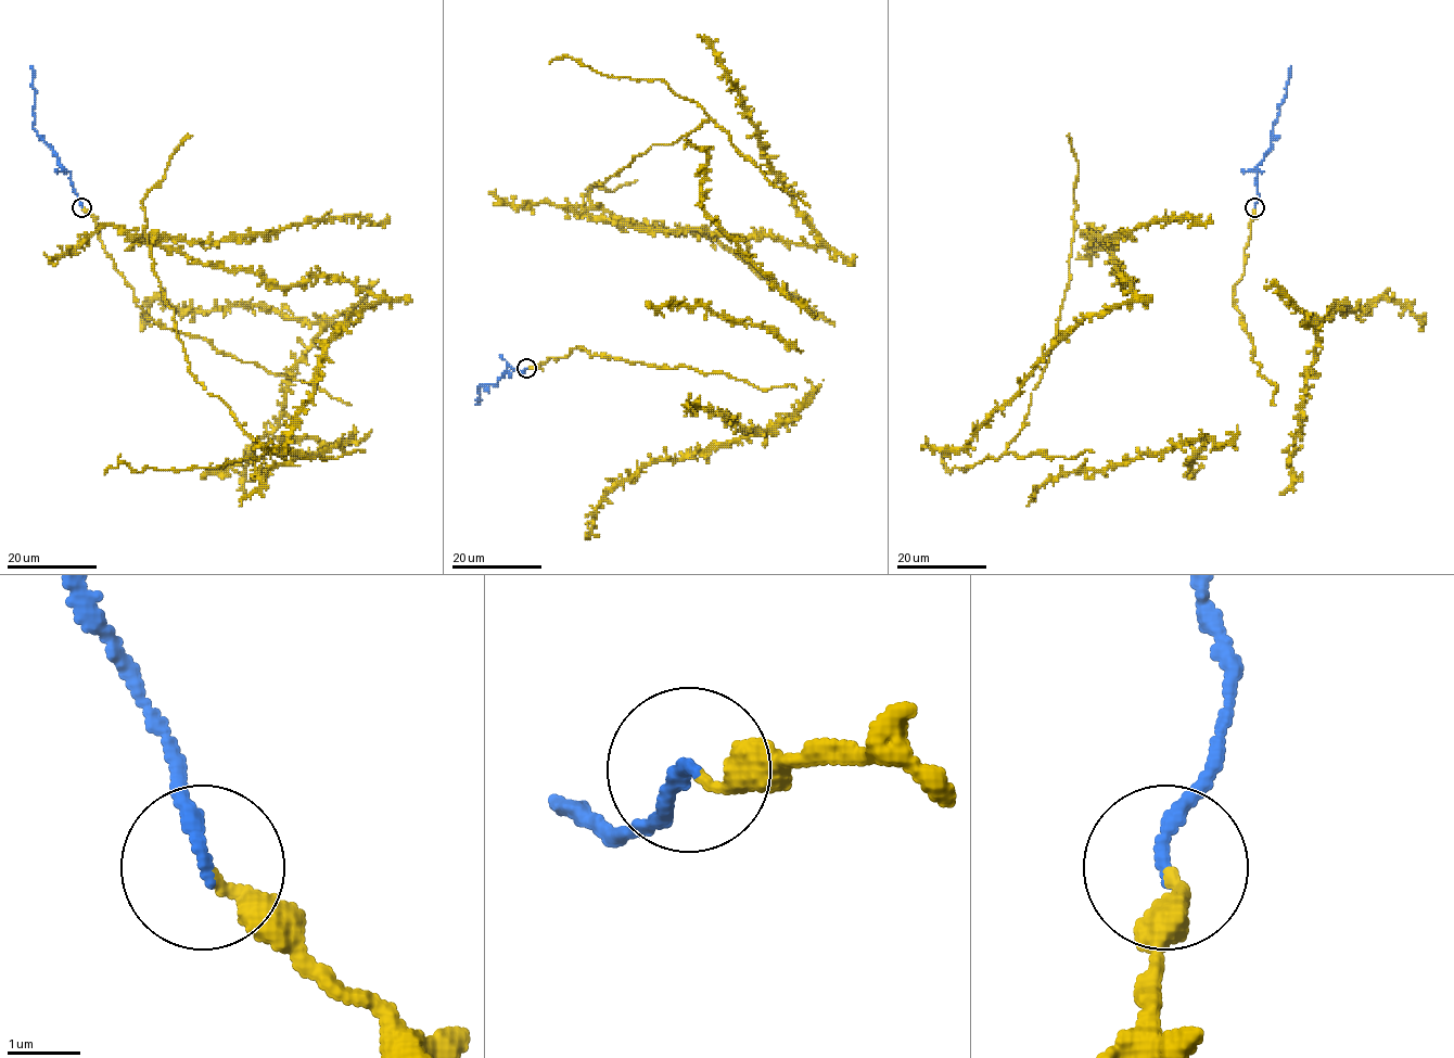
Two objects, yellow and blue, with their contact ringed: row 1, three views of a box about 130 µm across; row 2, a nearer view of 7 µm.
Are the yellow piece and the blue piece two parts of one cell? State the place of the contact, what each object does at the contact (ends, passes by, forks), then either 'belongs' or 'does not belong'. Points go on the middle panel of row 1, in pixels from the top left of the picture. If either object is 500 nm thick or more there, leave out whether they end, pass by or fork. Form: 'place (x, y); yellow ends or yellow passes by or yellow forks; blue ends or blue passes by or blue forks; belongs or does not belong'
place (526, 368); yellow ends; blue ends; belongs

